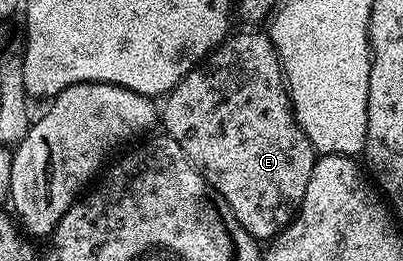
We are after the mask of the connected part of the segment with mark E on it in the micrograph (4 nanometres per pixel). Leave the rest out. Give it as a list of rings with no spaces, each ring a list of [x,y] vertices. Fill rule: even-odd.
[[[264,32],[241,33],[238,37],[236,35],[226,37],[201,64],[195,66],[167,94],[163,104],[159,109],[159,121],[162,126],[165,124],[164,132],[171,139],[175,139],[175,143],[179,143],[179,147],[183,147],[183,155],[187,155],[187,159],[203,175],[203,179],[209,184],[209,188],[213,190],[214,194],[225,200],[231,215],[235,215],[235,219],[241,224],[243,231],[247,231],[251,236],[257,238],[258,242],[265,243],[276,237],[278,233],[281,233],[293,222],[297,212],[301,209],[303,195],[307,195],[307,183],[311,183],[311,171],[319,154],[314,149],[311,139],[307,139],[307,135],[299,127],[297,117],[293,113],[293,102],[289,99],[289,90],[285,84],[285,74],[281,71],[281,60],[277,58],[277,51],[273,47],[273,42]]]

